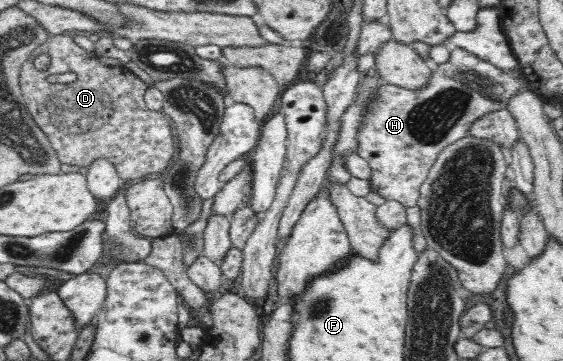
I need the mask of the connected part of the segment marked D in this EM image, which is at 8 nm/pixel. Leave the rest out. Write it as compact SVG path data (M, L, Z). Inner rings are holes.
M71 33L51 35L49 40L29 55L20 69L23 102L28 104L32 117L49 137L61 163L89 168L93 161L105 158L115 165L122 184L131 184L153 176L161 177L169 168L175 154L169 120L162 111L150 110L146 106L144 95L148 89L147 83L128 69L103 65L99 58L77 46ZM41 54L49 56L46 70L37 70L35 66L35 58Z

